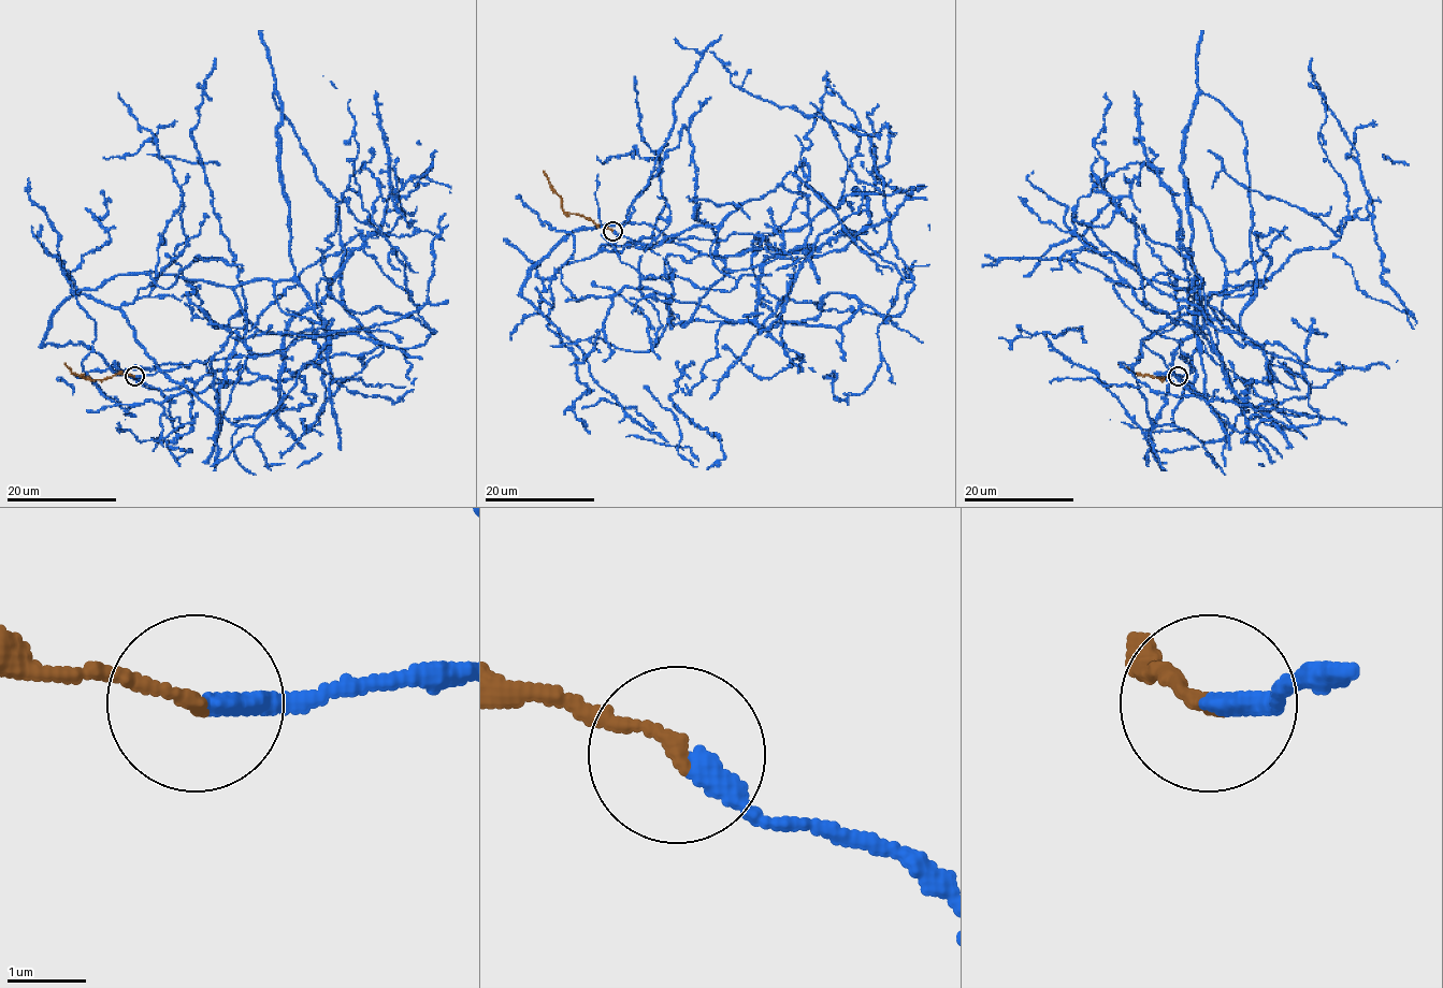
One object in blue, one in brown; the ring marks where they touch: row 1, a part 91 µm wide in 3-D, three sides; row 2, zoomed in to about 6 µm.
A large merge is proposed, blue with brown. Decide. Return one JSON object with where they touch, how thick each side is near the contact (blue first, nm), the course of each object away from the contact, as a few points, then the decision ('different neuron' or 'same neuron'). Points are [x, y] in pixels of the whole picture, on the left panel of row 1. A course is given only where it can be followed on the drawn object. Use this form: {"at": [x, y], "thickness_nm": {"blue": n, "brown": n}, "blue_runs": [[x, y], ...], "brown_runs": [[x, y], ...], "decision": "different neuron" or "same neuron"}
{"at": [134, 376], "thickness_nm": {"blue": 280, "brown": 190}, "blue_runs": [[134, 377], [285, 352], [326, 279], [434, 331], [116, 404], [40, 224]], "brown_runs": [[134, 377], [119, 374], [104, 379], [86, 379], [72, 373], [65, 363]], "decision": "same neuron"}

